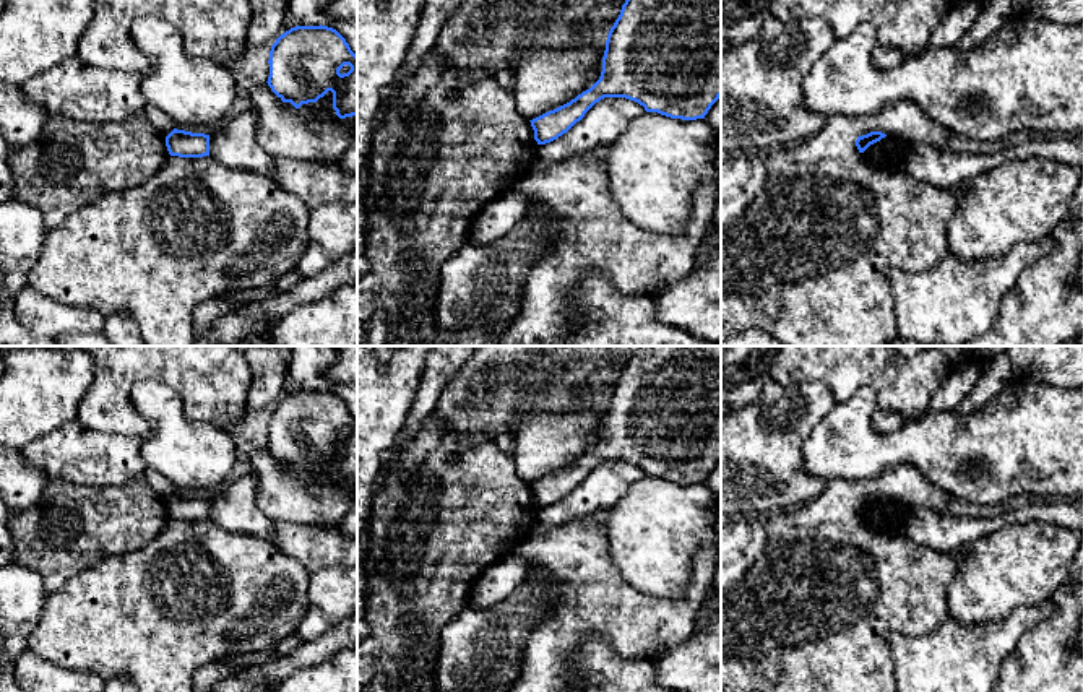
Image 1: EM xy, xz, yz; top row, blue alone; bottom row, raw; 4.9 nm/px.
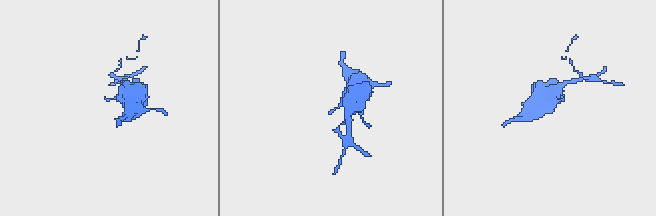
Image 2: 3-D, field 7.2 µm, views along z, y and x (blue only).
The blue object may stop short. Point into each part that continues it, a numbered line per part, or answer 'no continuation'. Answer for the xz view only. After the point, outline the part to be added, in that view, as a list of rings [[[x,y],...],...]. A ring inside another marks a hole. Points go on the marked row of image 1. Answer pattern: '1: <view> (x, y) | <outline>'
no continuation

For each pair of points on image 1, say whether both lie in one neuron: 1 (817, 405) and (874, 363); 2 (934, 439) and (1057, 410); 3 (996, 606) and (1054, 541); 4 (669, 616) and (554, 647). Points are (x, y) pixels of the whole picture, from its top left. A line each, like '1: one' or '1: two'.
1: two
2: one
3: one
4: one

